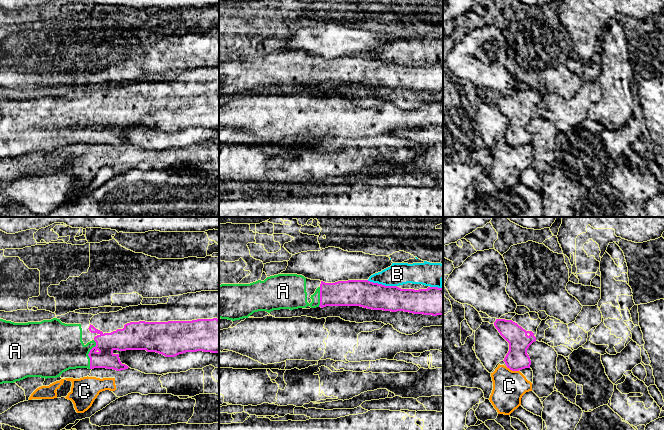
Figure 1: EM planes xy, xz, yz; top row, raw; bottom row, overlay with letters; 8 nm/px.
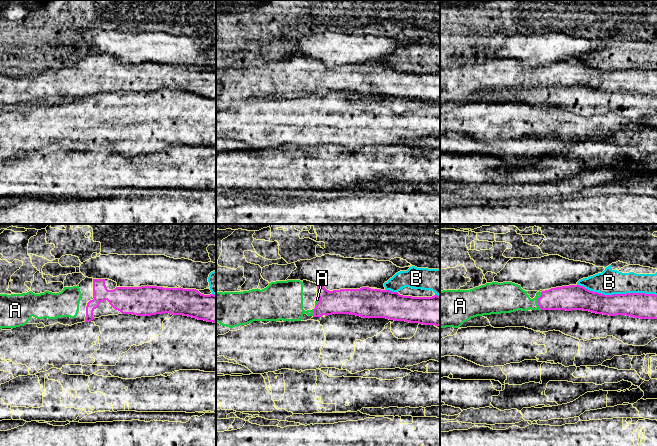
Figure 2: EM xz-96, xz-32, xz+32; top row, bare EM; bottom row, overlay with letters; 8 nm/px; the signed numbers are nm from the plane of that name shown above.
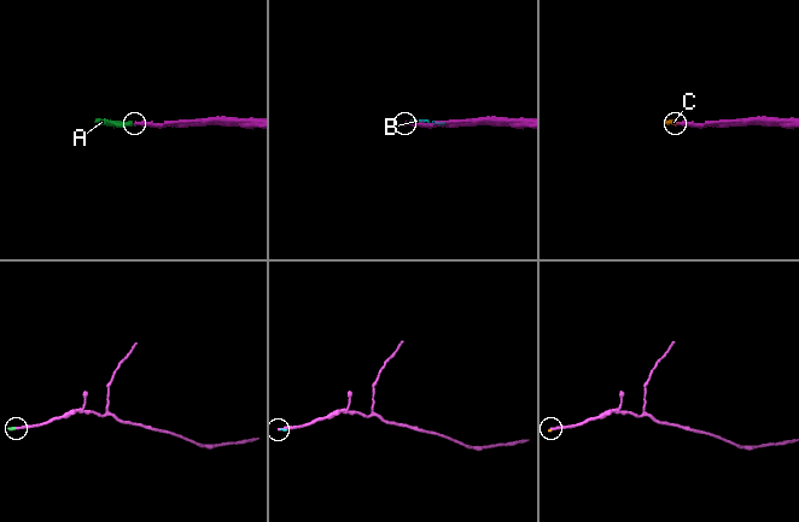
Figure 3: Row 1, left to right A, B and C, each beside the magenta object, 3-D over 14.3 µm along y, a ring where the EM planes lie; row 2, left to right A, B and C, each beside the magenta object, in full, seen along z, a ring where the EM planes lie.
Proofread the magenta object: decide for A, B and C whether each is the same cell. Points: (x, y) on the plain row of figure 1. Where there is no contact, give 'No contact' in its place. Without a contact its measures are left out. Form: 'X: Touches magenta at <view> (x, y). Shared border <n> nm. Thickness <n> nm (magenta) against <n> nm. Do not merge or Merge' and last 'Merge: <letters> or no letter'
A: Touches magenta at xy (88, 130). Shared border 240 nm. Thickness 160 nm (magenta) against 400 nm. Merge
B: Touches magenta at xz (381, 60). Shared border 240 nm. Thickness 220 nm (magenta) against 180 nm. Do not merge
C: Touches magenta at yz (512, 146). Shared border 110 nm. Thickness 180 nm (magenta) against 260 nm. Do not merge
Merge: A

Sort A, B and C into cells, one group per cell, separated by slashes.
A / B C

